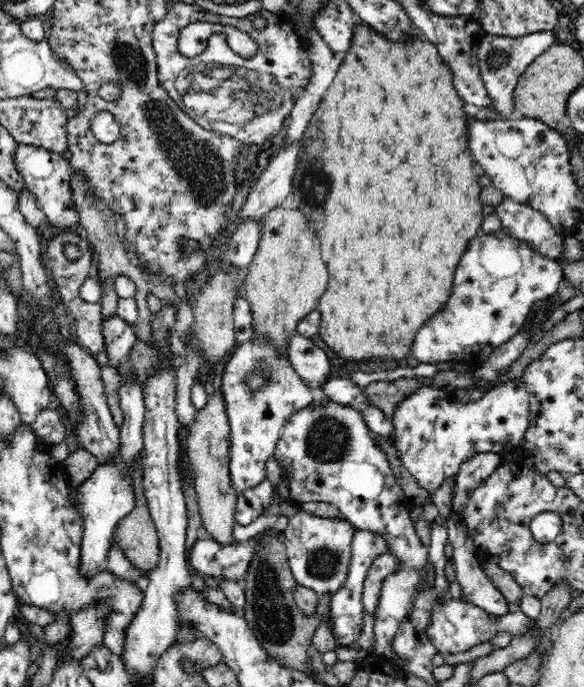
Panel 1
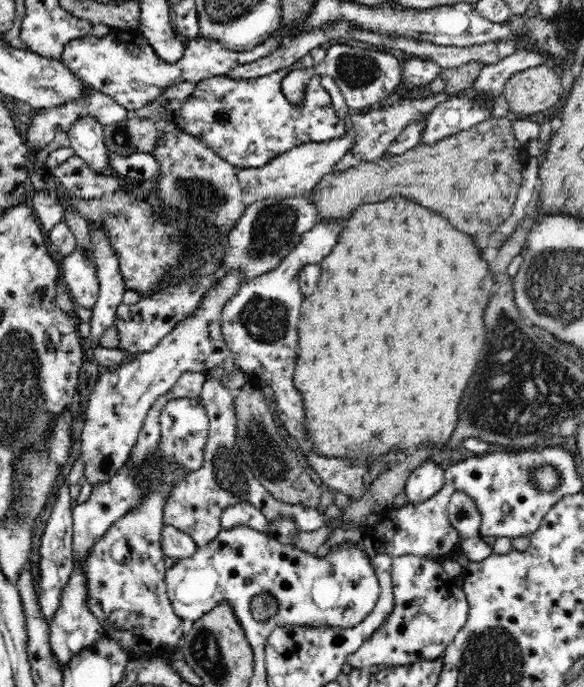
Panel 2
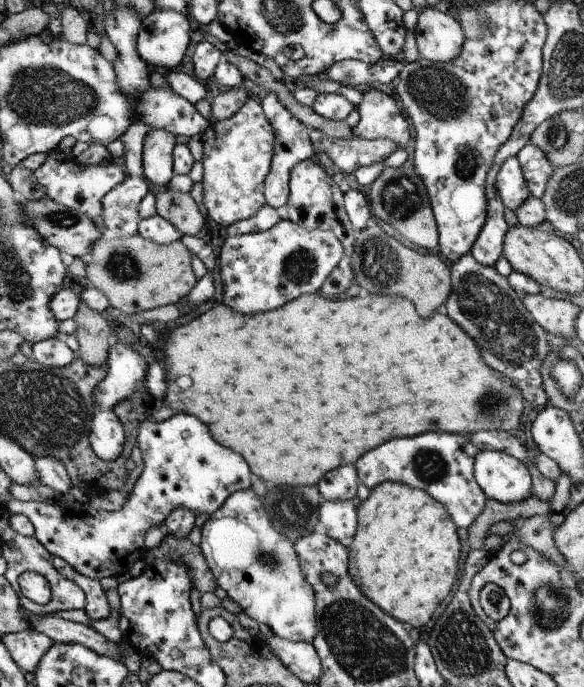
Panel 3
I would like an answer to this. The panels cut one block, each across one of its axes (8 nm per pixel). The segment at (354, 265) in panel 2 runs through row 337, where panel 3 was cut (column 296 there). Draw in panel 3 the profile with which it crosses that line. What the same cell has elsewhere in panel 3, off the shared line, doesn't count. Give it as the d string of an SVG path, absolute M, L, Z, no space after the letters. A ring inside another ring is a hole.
M320 292L303 294L294 301L268 312L268 314L254 314L254 316L242 316L232 307L223 302L210 305L201 316L193 318L188 324L178 325L163 332L165 339L164 362L167 391L164 400L150 400L149 415L158 421L163 421L172 416L194 414L202 422L208 422L212 426L212 434L216 434L216 442L222 446L228 446L236 450L238 454L244 454L248 462L252 462L252 472L260 476L264 482L272 482L276 486L298 486L298 484L318 484L320 478L342 464L354 464L362 454L368 450L380 446L382 442L388 442L392 438L402 436L416 436L422 432L447 432L454 434L471 435L480 430L499 430L509 432L518 428L520 416L524 409L524 398L520 388L514 386L512 381L501 372L490 368L484 358L480 356L480 348L476 346L473 338L470 338L460 326L454 324L448 316L436 312L432 318L422 320L420 316L414 316L414 306L410 300L400 296L364 296L364 298L346 298L346 300L328 300Z

